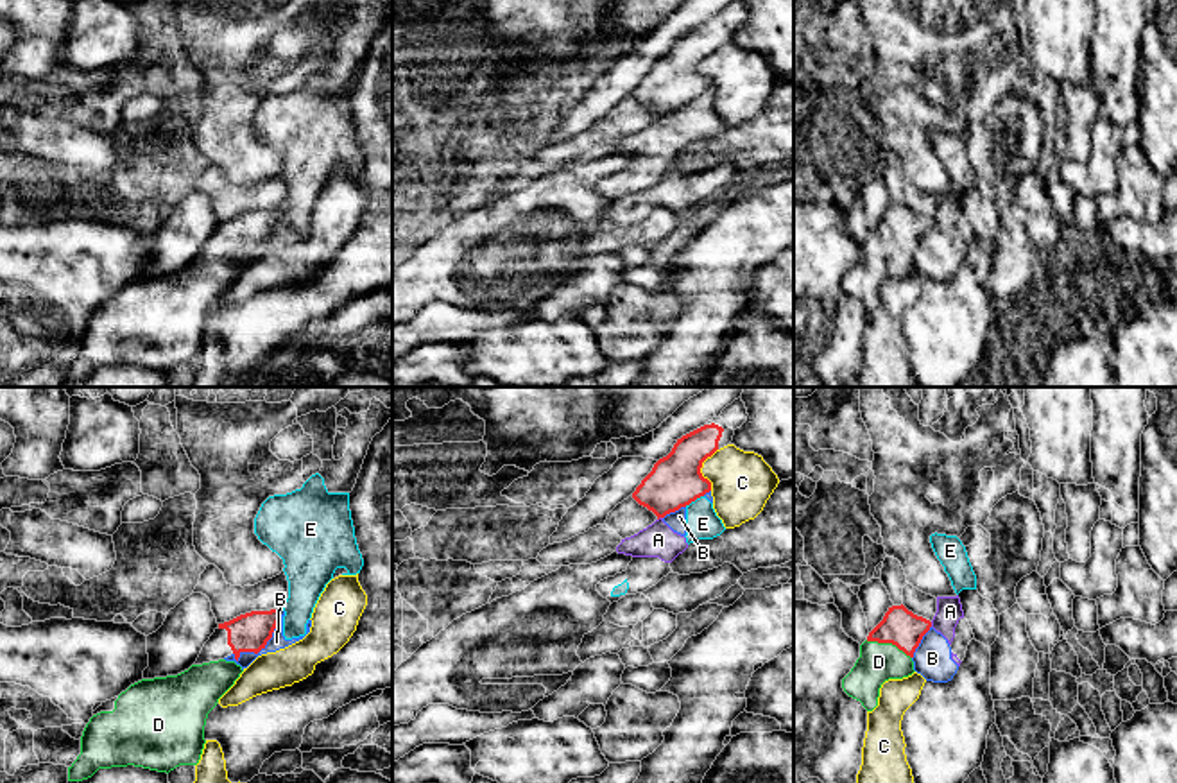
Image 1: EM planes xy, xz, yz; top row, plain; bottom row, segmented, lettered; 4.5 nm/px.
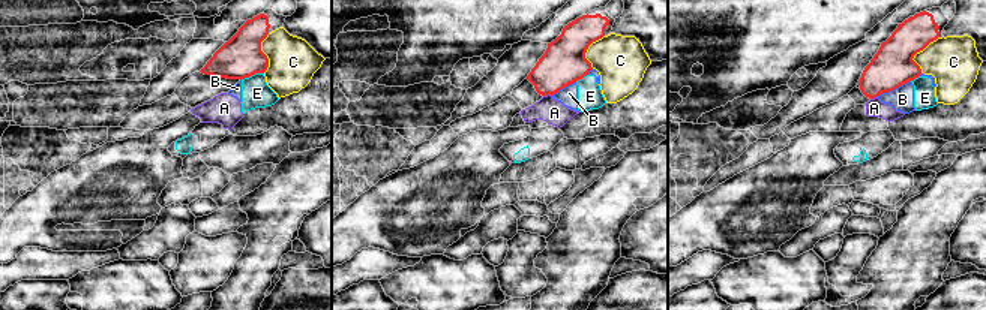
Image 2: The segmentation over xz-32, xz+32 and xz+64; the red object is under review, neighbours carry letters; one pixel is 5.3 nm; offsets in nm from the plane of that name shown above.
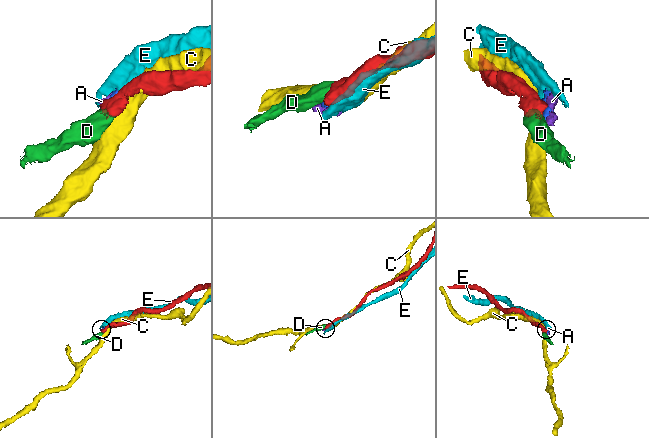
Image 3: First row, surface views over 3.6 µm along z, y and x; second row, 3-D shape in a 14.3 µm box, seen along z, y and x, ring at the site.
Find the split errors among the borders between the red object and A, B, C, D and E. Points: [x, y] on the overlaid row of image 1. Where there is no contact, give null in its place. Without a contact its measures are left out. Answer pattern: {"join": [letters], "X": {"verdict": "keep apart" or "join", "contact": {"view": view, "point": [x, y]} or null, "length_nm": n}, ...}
{"join": ["D"], "A": {"verdict": "keep apart", "contact": {"view": "xz", "point": [660, 516]}, "length_nm": 30}, "B": {"verdict": "keep apart", "contact": {"view": "xy", "point": [266, 644]}, "length_nm": 300}, "C": {"verdict": "keep apart", "contact": {"view": "xz", "point": [699, 470]}, "length_nm": 190}, "D": {"verdict": "join", "contact": {"view": "yz", "point": [889, 642]}, "length_nm": 220}, "E": {"verdict": "keep apart", "contact": {"view": "xz", "point": [694, 500]}, "length_nm": 100}}

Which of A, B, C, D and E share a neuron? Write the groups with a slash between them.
A B E / C / D

